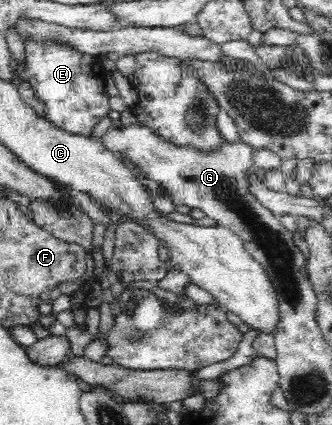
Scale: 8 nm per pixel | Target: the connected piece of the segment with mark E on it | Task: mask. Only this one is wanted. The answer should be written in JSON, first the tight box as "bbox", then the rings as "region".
{"bbox":[18,41,110,137],"region":[[[28,41],[24,47],[25,65],[18,65],[21,81],[27,81],[35,91],[37,99],[44,103],[44,117],[54,127],[71,133],[90,137],[96,124],[110,113],[110,101],[105,90],[106,71],[94,73],[92,65],[96,56],[78,53],[67,45],[51,41]]]}

